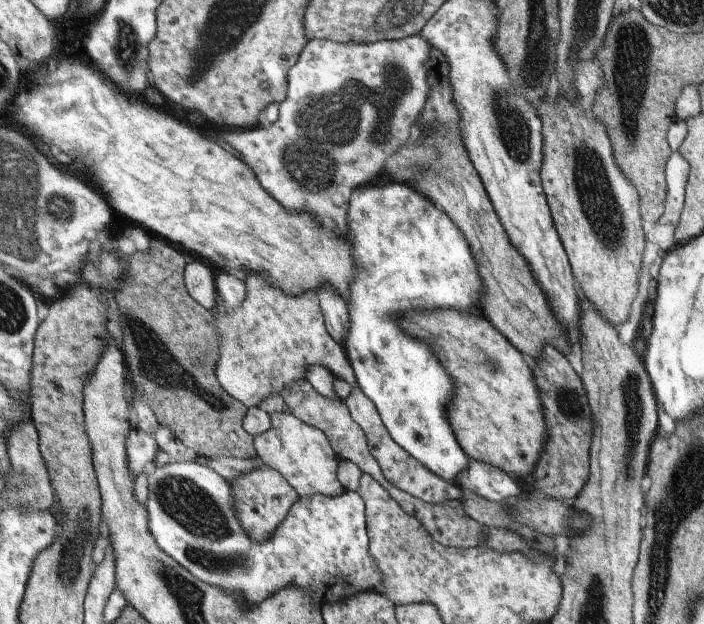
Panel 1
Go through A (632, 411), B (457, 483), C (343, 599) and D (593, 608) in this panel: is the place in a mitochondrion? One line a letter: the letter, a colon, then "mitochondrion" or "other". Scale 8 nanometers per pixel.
A: mitochondrion
B: other
C: other
D: mitochondrion

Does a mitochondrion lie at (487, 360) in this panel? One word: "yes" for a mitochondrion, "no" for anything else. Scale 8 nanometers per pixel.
yes

